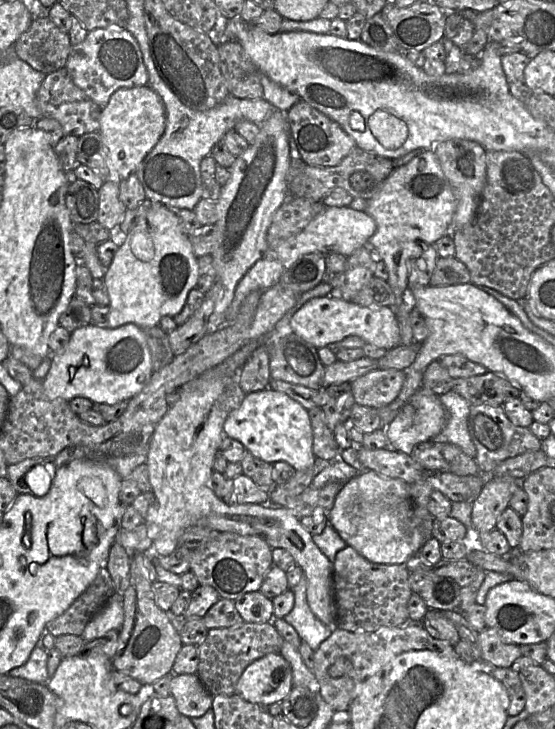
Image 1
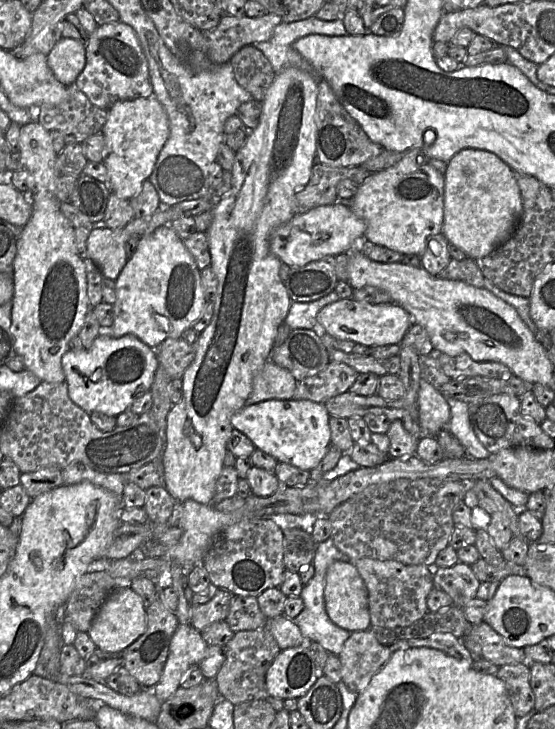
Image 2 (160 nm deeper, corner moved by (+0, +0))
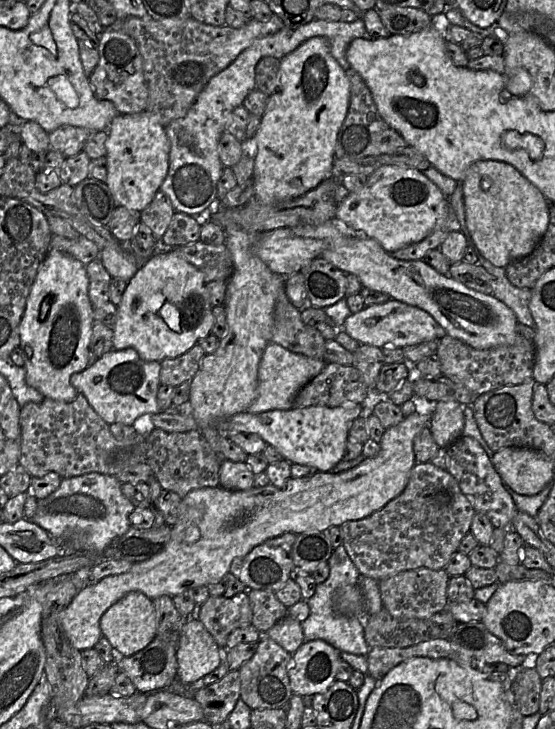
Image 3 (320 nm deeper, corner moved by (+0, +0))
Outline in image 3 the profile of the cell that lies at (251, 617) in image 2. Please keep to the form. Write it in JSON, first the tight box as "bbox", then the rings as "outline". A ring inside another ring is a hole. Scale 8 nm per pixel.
{"bbox":[249,590,288,633],"outline":[[[249,590],[253,618],[251,625],[259,632],[266,633],[272,626],[288,614],[288,608],[267,590]]]}

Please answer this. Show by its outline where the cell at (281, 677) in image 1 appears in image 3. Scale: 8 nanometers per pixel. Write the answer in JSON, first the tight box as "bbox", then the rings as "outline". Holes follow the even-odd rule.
{"bbox":[288,639,340,696],"outline":[[[317,639],[304,642],[292,655],[288,669],[294,695],[309,696],[326,692],[336,681],[340,652]]]}

